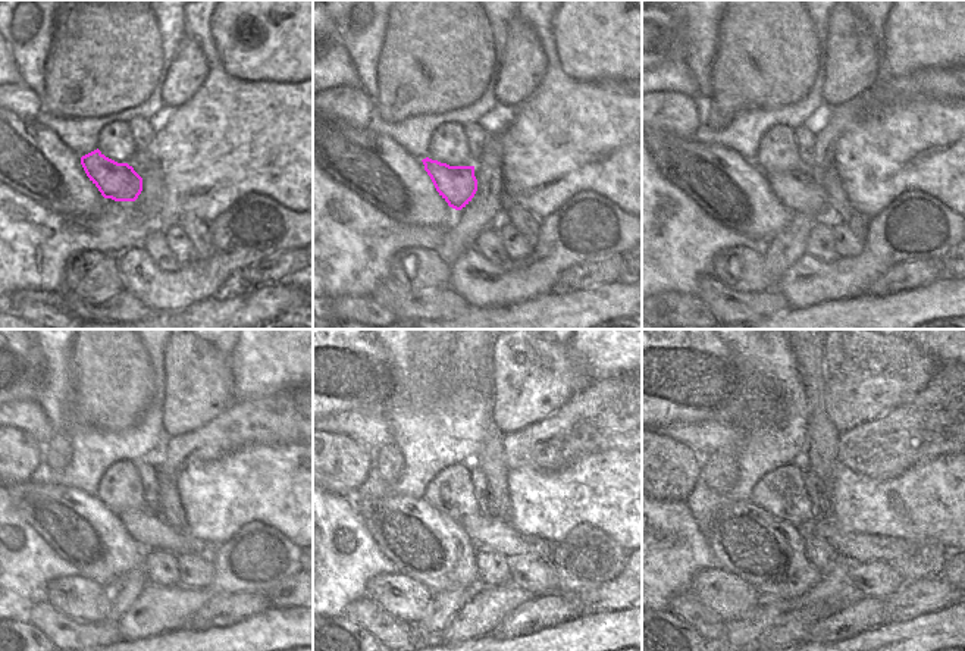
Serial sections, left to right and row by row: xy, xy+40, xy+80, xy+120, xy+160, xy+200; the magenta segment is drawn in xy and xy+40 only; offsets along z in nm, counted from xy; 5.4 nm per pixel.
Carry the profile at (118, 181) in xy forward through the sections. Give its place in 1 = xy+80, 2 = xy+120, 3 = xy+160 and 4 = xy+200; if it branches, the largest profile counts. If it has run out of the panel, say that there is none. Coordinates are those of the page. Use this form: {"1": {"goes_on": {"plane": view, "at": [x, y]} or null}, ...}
{"1": {"goes_on": {"plane": "xy+80", "at": [798, 191]}}, "2": {"goes_on": {"plane": "xy+120", "at": [147, 526]}}, "3": {"goes_on": {"plane": "xy+160", "at": [485, 531]}}, "4": {"goes_on": {"plane": "xy+200", "at": [859, 547]}}}

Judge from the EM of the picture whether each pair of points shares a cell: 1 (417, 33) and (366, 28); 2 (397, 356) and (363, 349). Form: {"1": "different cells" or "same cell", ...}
{"1": "different cells", "2": "different cells"}

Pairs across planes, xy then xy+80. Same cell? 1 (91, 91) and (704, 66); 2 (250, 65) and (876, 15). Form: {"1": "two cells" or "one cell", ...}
{"1": "two cells", "2": "two cells"}

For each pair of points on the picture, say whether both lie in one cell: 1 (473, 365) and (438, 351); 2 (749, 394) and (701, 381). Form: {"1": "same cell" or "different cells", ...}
{"1": "different cells", "2": "same cell"}

